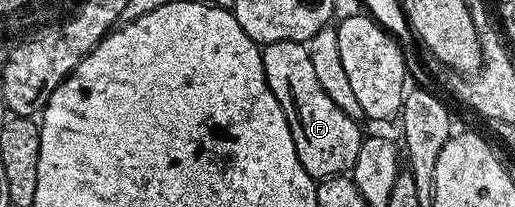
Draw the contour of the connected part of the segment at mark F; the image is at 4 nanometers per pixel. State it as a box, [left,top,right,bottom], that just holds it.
[262,40,364,178]

